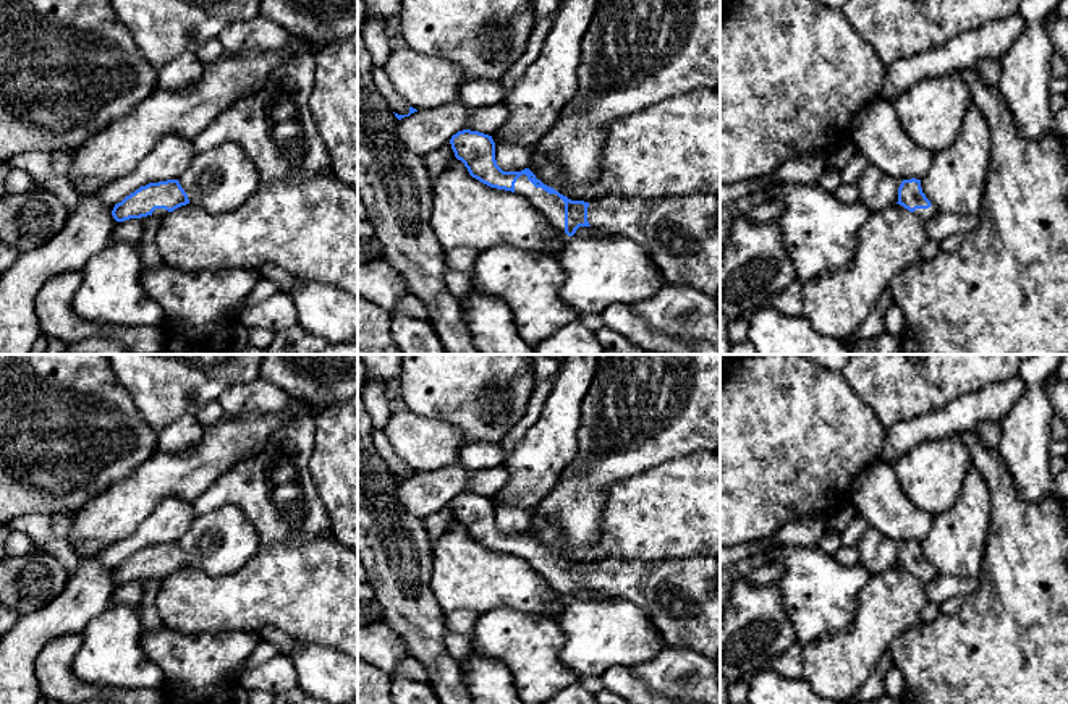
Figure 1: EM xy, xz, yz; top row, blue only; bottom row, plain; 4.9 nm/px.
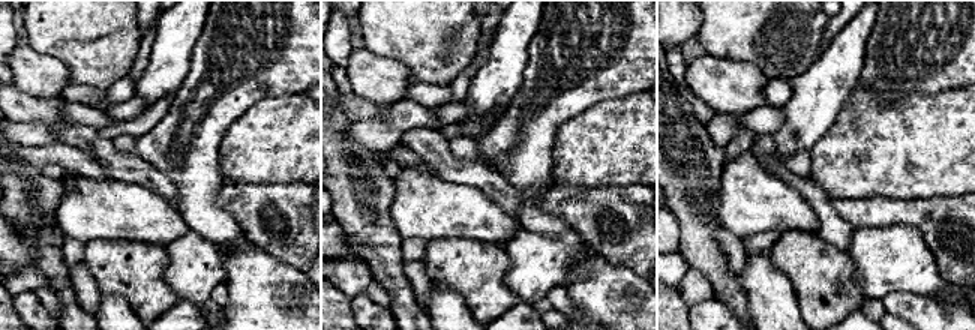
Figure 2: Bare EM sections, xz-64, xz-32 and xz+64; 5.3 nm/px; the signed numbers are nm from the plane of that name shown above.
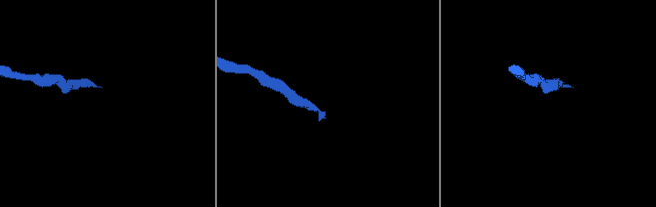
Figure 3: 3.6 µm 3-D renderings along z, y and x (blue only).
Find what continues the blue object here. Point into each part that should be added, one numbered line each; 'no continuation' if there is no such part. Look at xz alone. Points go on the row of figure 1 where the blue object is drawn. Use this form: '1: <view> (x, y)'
1: xz (550, 206)

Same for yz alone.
1: yz (932, 211)

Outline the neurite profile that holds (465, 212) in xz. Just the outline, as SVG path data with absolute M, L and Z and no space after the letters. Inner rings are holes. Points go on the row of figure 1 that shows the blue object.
M455 160L432 181L432 194L429 223L445 251L487 251L510 244L542 252L550 240L570 238L526 196L481 183L461 160Z

